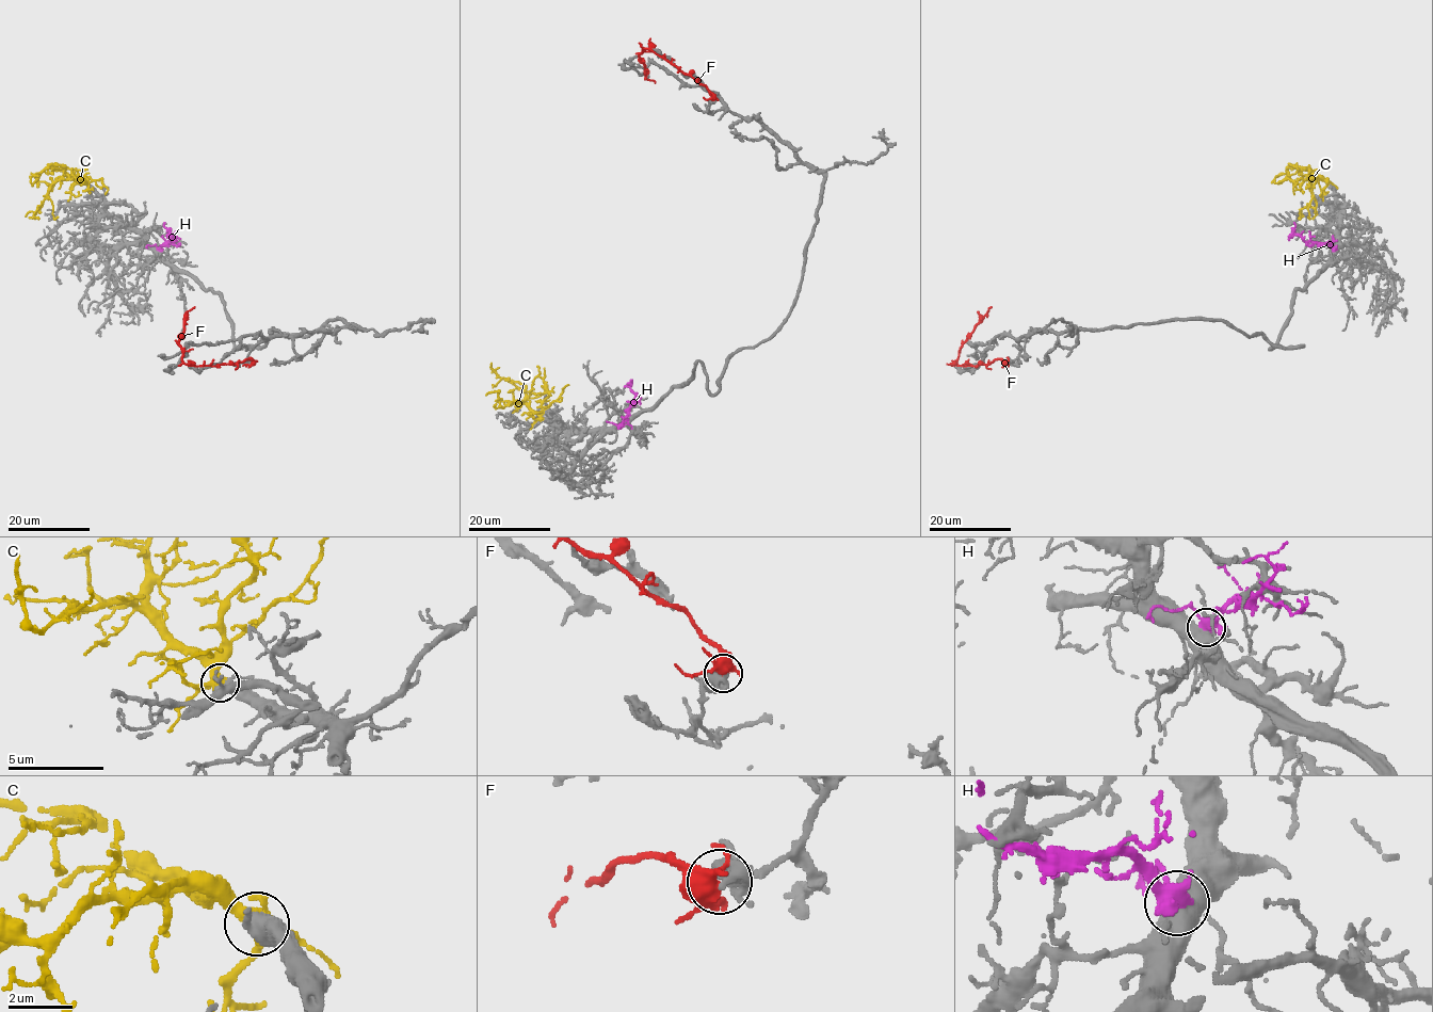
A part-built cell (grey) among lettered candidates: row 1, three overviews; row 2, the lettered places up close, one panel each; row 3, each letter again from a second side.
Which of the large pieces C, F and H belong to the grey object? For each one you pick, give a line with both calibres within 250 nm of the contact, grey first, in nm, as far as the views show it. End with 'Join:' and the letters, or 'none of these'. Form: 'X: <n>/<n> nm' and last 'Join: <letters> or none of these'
C: 550/460 nm
Join: C

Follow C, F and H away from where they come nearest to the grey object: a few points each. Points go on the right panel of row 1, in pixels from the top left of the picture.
C: (1326, 181), (1314, 175), (1310, 177), (1316, 206), (1300, 210), (1303, 217)
F: (1008, 362), (996, 358), (977, 366), (956, 364), (959, 350), (991, 306)
H: (1335, 249), (1327, 243), (1303, 240), (1293, 233), (1293, 223)

